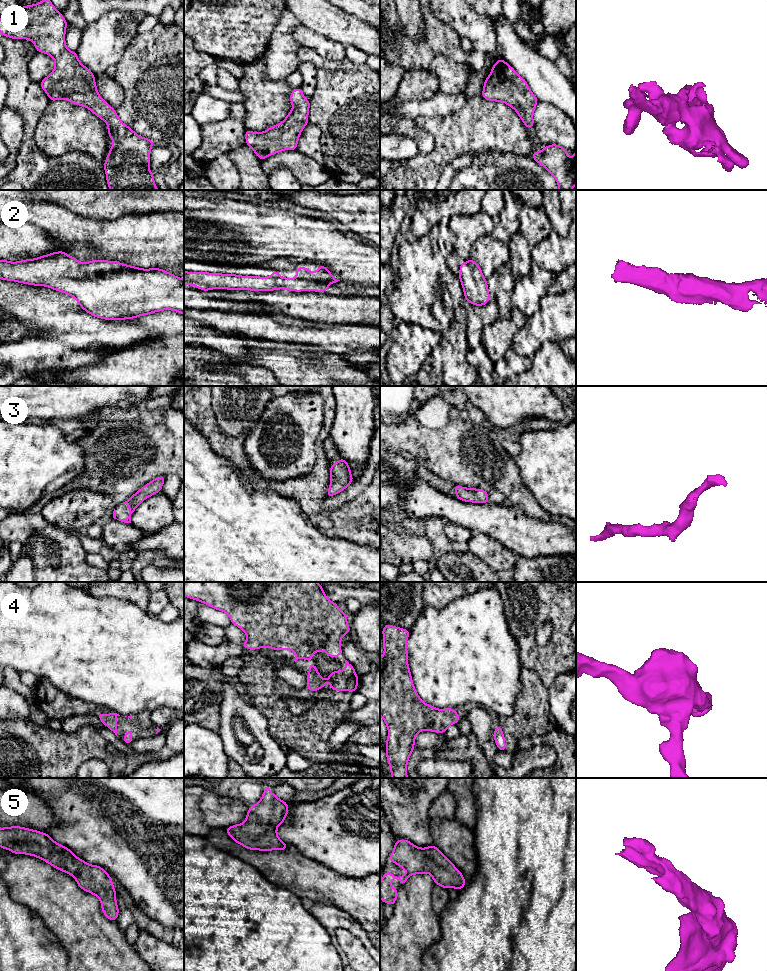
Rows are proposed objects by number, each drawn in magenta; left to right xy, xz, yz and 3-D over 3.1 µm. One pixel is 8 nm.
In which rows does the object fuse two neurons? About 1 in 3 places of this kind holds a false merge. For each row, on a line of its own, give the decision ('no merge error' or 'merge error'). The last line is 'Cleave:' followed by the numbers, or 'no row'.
1: no merge error
2: no merge error
3: no merge error
4: no merge error
5: no merge error
Cleave: no row

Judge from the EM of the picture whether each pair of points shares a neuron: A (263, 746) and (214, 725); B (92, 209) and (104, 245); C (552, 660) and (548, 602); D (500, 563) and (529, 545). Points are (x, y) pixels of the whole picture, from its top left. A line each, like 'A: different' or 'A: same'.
A: different
B: different
C: same
D: different

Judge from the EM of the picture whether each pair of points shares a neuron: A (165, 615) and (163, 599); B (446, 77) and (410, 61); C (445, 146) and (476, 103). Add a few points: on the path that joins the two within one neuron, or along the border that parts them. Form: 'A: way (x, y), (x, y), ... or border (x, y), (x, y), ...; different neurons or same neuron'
A: border (169, 603), (156, 615); different neurons
B: border (451, 59), (444, 55), (436, 54), (428, 68); different neurons
C: way (456, 135), (476, 114); same neuron

